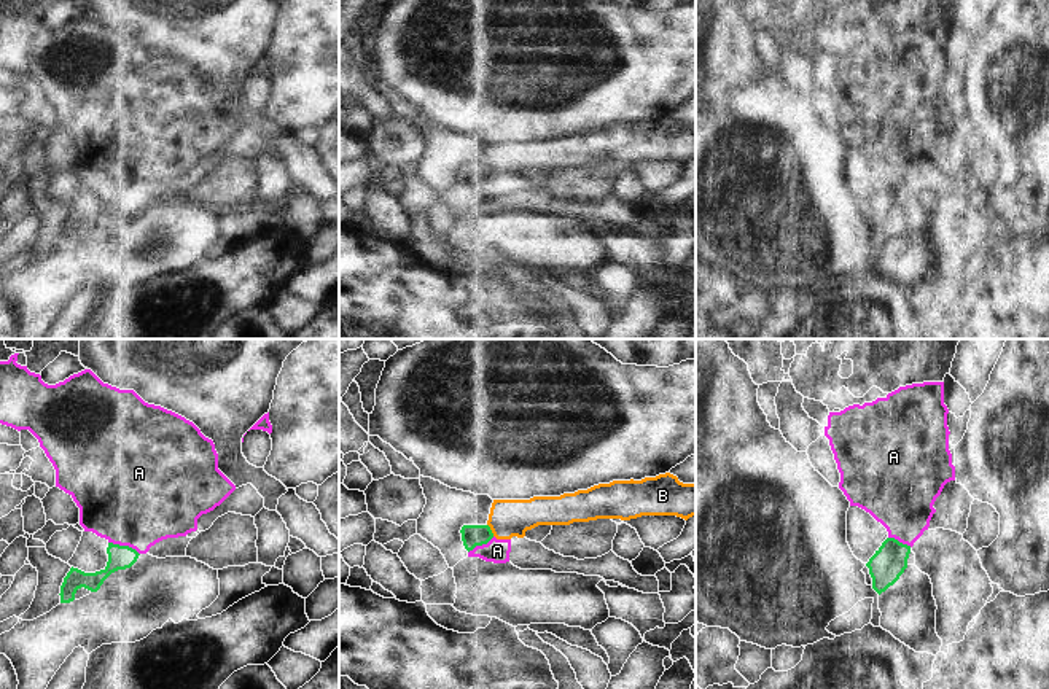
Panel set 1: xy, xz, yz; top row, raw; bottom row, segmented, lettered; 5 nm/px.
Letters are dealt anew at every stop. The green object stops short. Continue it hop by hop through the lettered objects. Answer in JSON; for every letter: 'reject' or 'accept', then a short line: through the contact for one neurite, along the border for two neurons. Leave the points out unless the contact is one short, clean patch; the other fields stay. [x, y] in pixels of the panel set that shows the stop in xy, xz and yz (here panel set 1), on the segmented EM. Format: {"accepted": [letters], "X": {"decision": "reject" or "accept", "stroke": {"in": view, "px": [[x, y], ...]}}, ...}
{"accepted": ["B"], "A": {"decision": "reject", "stroke": {"in": "xy", "px": [[109, 541], [128, 544], [139, 554]]}}, "B": {"decision": "accept", "stroke": {"in": "xz", "px": [[471, 535], [491, 530], [508, 517]]}}}

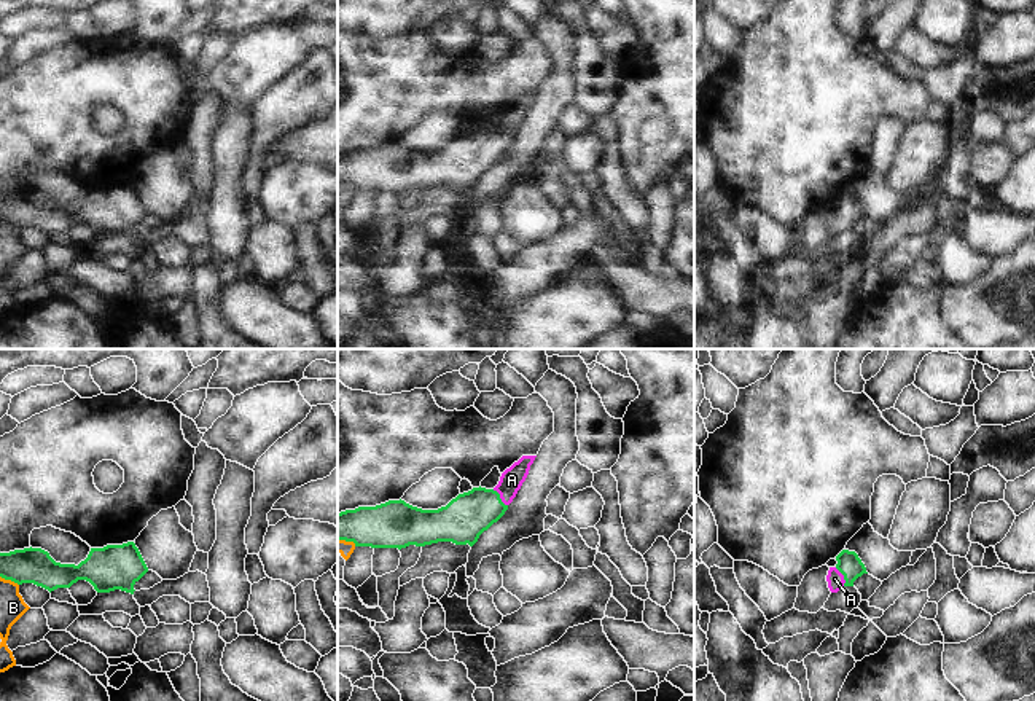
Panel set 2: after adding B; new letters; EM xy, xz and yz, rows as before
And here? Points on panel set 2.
{"accepted": ["A"], "A": {"decision": "accept", "stroke": {"in": "xz", "px": [[462, 521], [499, 497], [511, 480]]}}, "B": {"decision": "reject", "stroke": {"in": "xy", "px": [[0, 575], [18, 585]]}}}

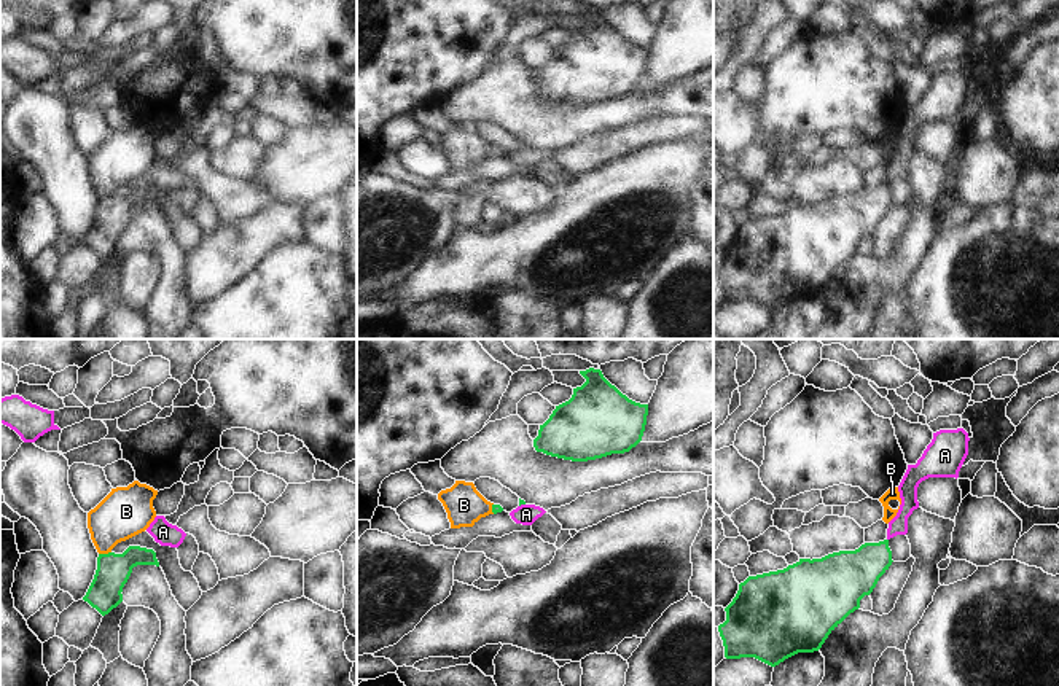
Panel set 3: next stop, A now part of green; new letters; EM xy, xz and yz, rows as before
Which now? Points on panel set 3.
{"accepted": [], "A": {"decision": "reject", "stroke": {"in": "xz", "px": [[524, 503], [519, 506]]}}, "B": {"decision": "reject", "stroke": {"in": "xy", "px": [[110, 551], [99, 554]]}}}

